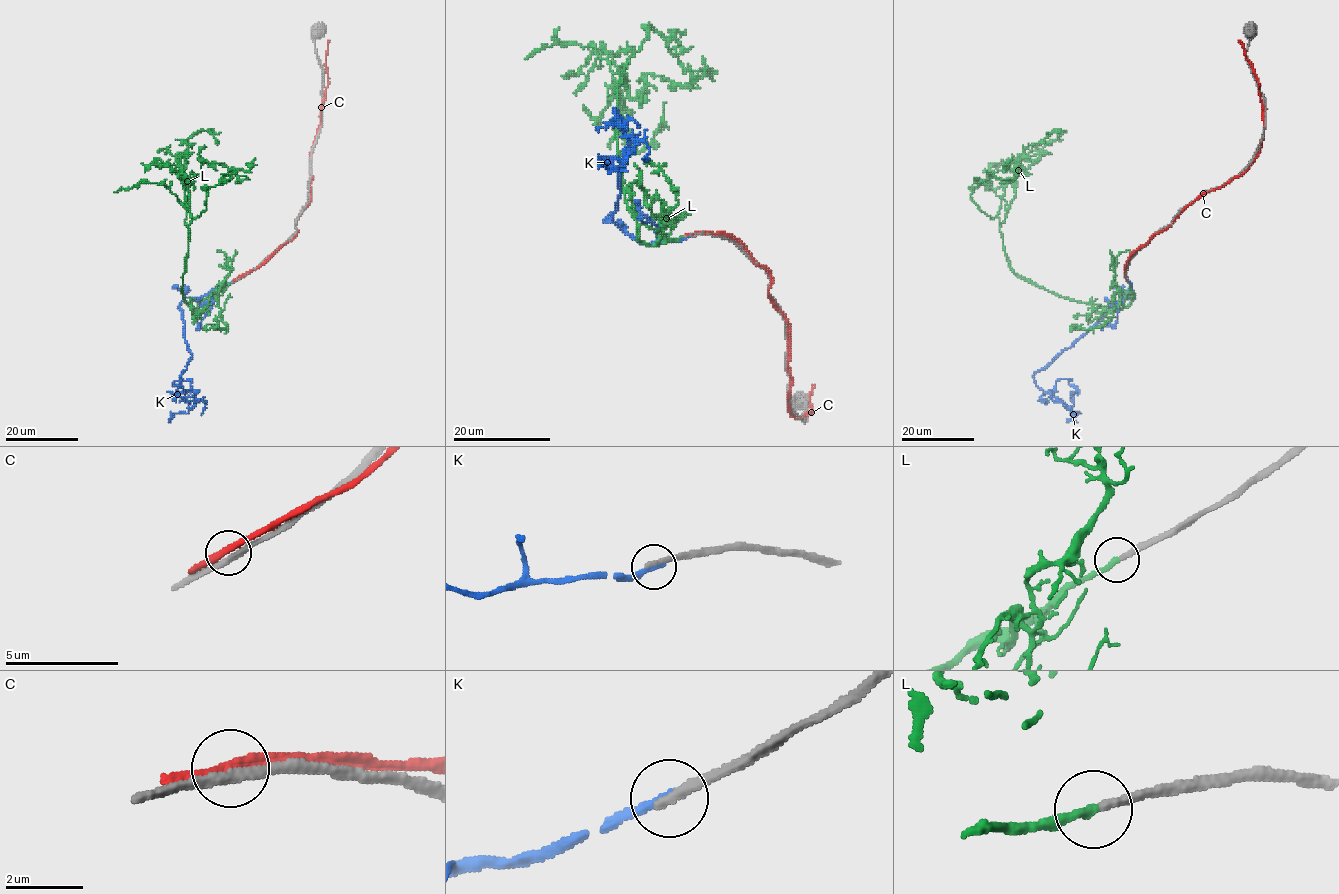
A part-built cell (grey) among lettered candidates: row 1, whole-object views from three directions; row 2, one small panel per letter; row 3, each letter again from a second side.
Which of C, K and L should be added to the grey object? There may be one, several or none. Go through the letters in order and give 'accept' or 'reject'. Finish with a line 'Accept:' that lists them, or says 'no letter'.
C: reject
K: reject
L: accept
Accept: L

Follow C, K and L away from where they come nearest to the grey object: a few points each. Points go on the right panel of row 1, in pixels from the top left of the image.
C: (1125, 277), (1127, 258), (1205, 192), (1239, 176), (1259, 150), (1264, 131), (1258, 82), (1239, 39)
K: (1129, 282), (1130, 298), (1122, 297), (1034, 373), (1037, 385), (1056, 391), (1054, 396), (1079, 412), (1067, 422)
L: (1129, 283), (1133, 301), (1107, 308), (1013, 271), (1000, 226), (1016, 163), (1064, 131), (1028, 144)

